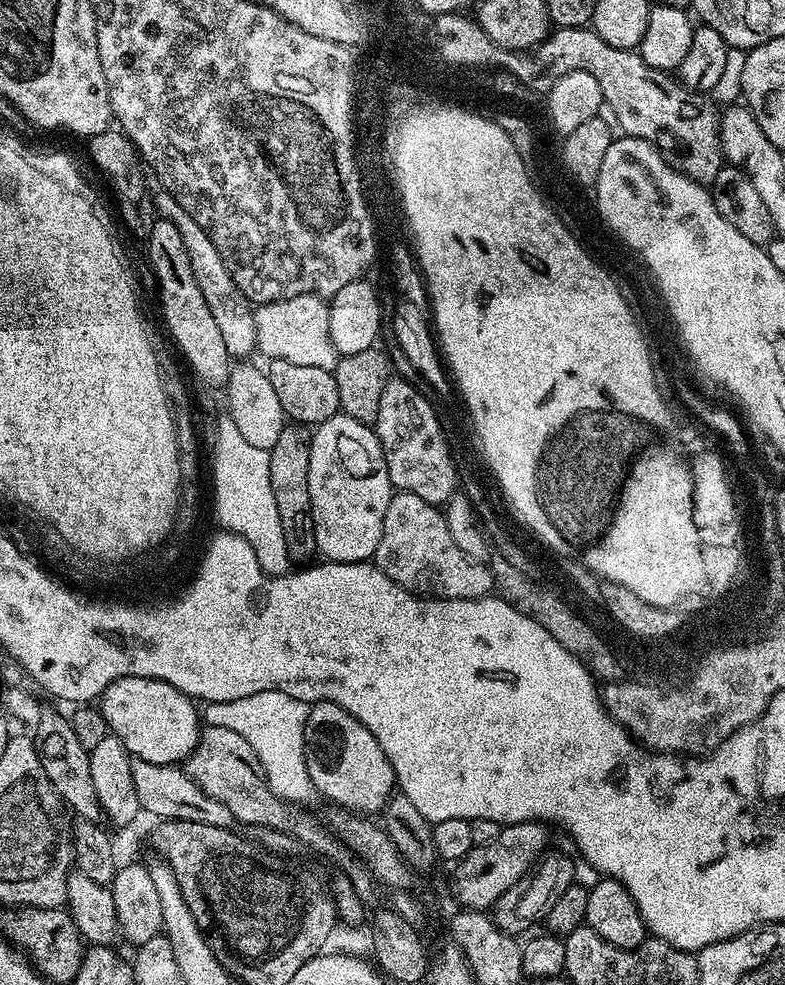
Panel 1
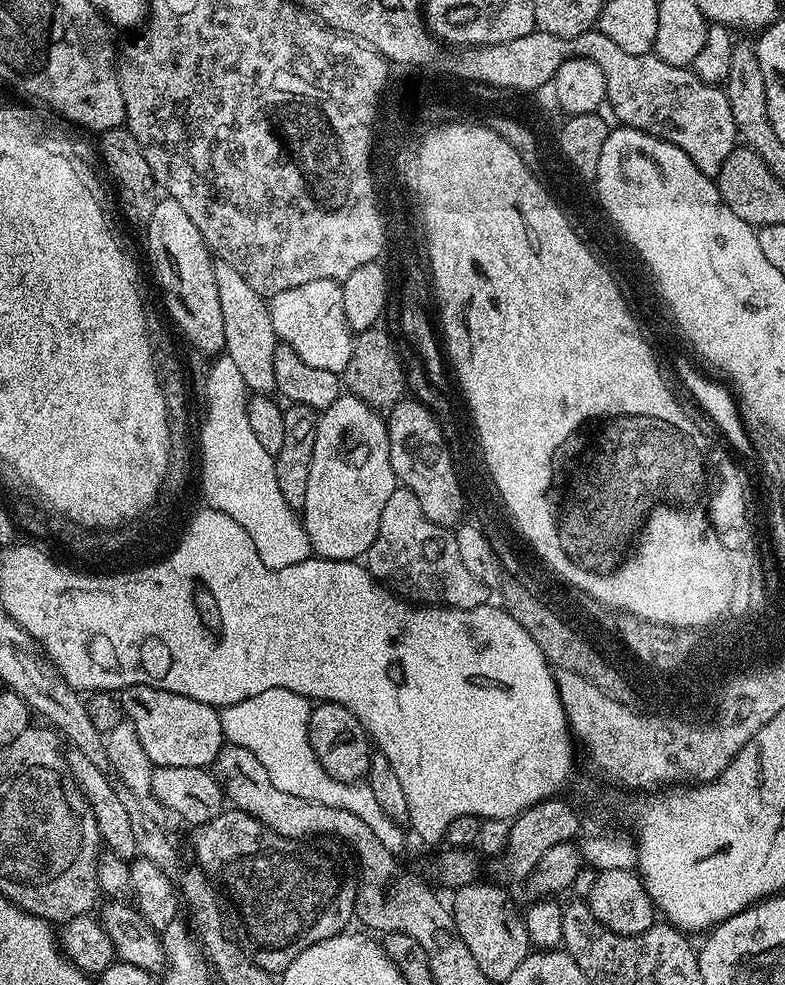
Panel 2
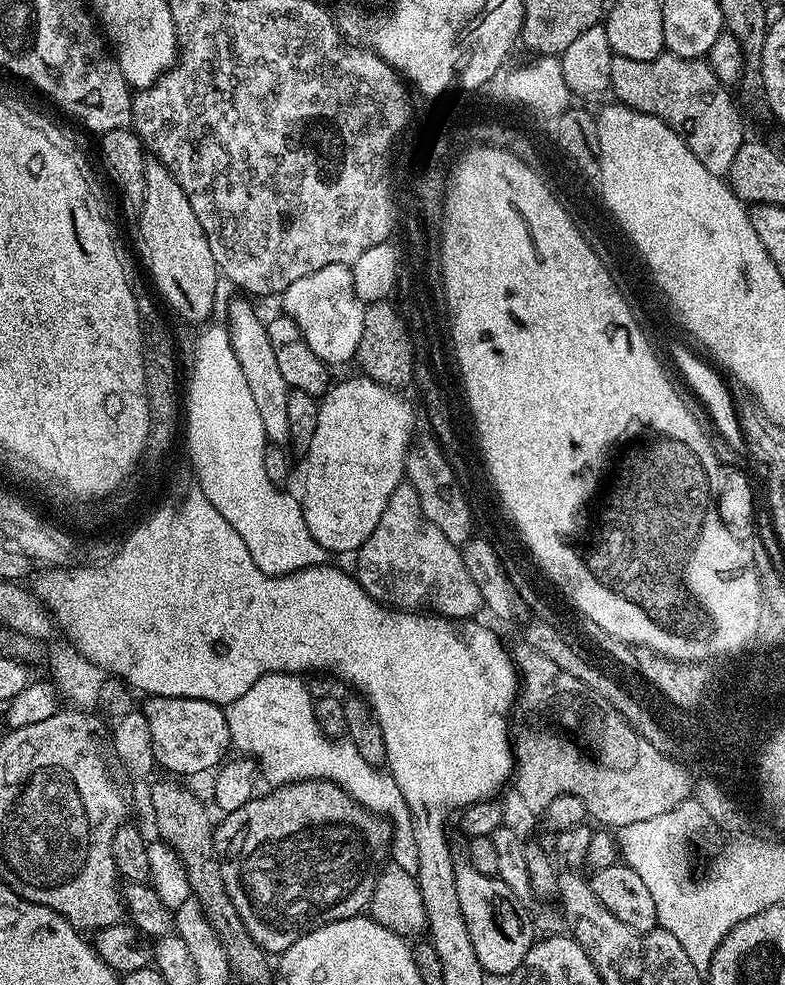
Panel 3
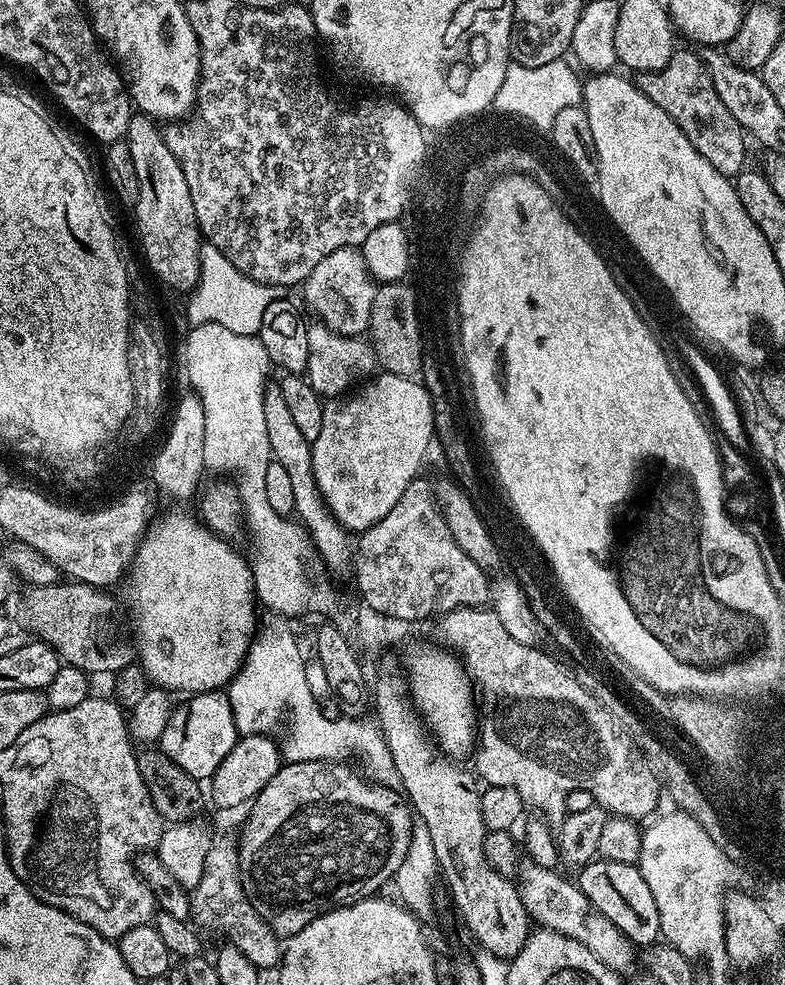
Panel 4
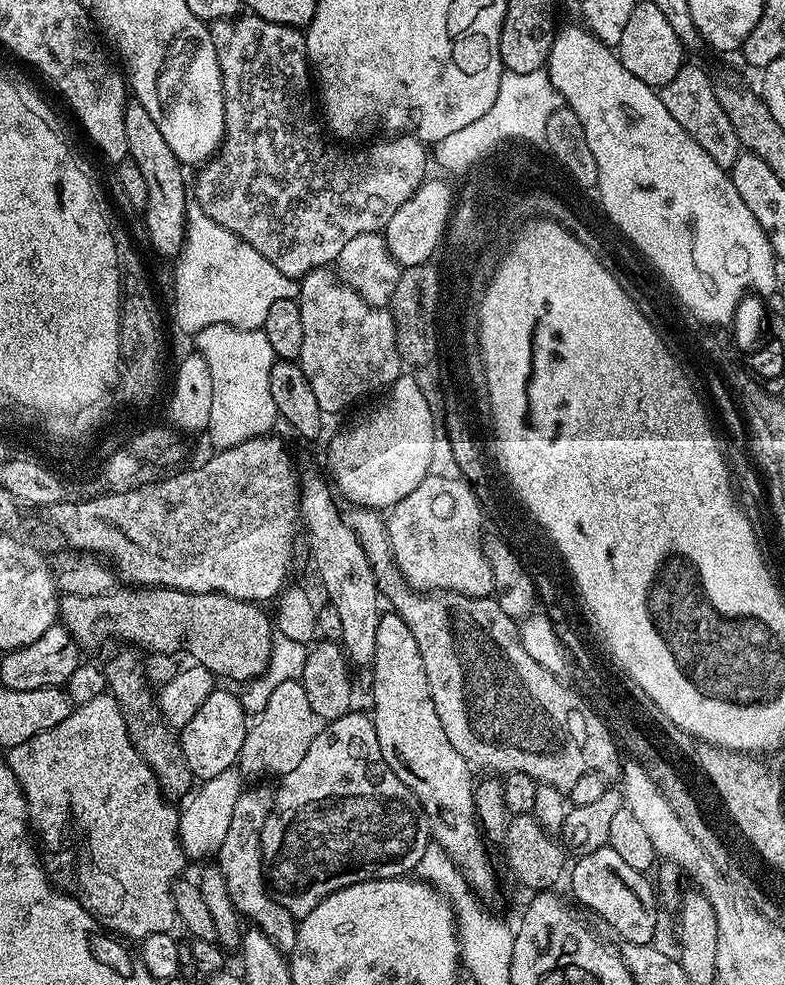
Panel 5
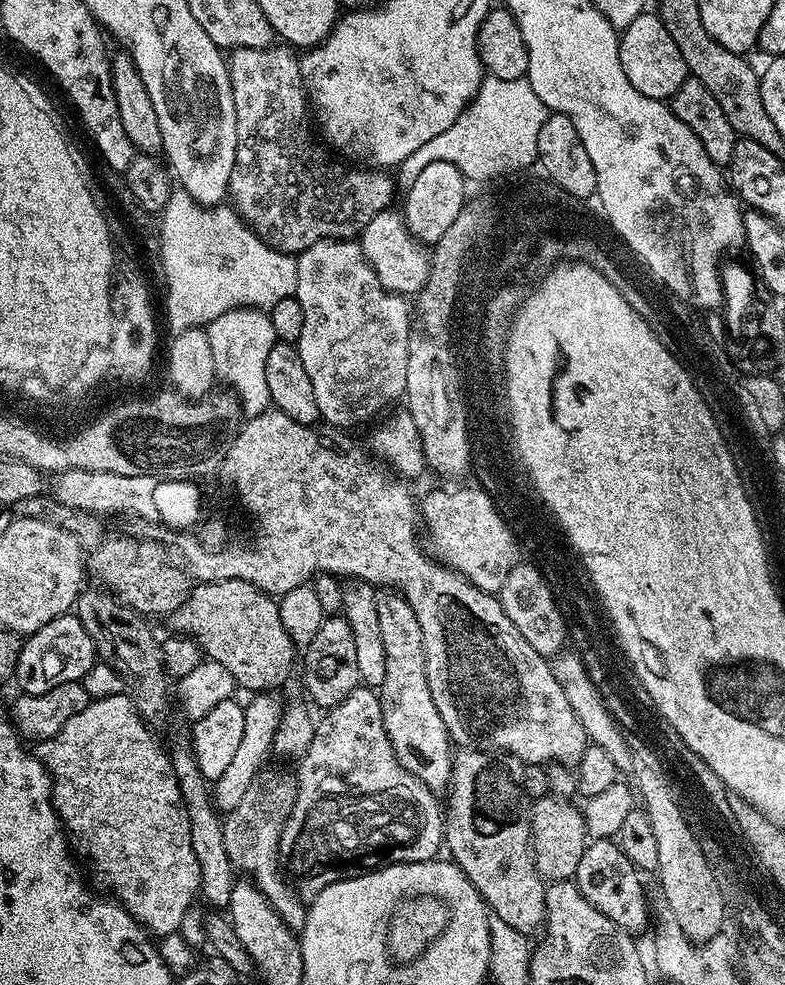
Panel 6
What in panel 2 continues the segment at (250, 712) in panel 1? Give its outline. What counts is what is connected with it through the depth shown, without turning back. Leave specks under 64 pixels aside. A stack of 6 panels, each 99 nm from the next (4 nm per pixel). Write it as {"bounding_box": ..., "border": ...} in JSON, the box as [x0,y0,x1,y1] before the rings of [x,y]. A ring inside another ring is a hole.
{"bounding_box":[219,688,405,854],"border":[[[271,688],[262,690],[262,694],[254,694],[254,698],[246,698],[237,704],[229,704],[219,709],[224,739],[229,744],[237,744],[262,762],[266,766],[266,774],[270,774],[270,782],[278,786],[278,790],[283,790],[285,794],[295,794],[297,798],[306,798],[306,802],[322,802],[322,806],[334,806],[334,810],[350,810],[350,814],[355,814],[370,826],[370,831],[382,841],[382,846],[386,850],[397,854],[403,853],[404,831],[405,829],[386,810],[382,810],[378,798],[374,798],[374,790],[366,782],[349,782],[346,780],[336,780],[333,776],[328,776],[326,770],[318,762],[314,750],[308,741],[308,713],[310,711],[310,701],[307,696],[299,696],[290,690],[281,688]]]}

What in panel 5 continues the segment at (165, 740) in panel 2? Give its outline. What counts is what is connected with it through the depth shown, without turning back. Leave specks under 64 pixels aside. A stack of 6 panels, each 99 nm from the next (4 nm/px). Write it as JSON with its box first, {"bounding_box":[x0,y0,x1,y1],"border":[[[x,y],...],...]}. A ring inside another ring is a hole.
{"bounding_box":[178,690,250,782],"border":[[[213,690],[206,698],[206,702],[198,706],[198,714],[194,714],[194,718],[190,718],[190,722],[186,722],[186,726],[178,732],[182,754],[186,754],[186,762],[190,762],[193,777],[203,782],[214,778],[214,774],[222,774],[222,770],[233,767],[237,763],[239,751],[242,750],[243,739],[246,738],[249,727],[250,720],[245,713],[241,697],[237,693],[235,696],[232,692]]]}

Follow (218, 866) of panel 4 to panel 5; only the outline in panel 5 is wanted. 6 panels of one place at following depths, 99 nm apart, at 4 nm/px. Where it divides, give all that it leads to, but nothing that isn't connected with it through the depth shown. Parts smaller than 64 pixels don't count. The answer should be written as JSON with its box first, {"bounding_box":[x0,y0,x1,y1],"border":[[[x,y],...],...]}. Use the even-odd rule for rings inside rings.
{"bounding_box":[218,788,298,954],"border":[[[248,788],[241,791],[238,802],[234,805],[234,814],[230,817],[230,827],[226,830],[226,838],[222,838],[222,846],[218,853],[218,866],[222,870],[222,878],[226,878],[226,886],[230,886],[230,898],[237,912],[245,921],[260,927],[278,946],[278,950],[290,954],[298,938],[297,917],[286,910],[272,895],[264,874],[264,859],[260,853],[260,835],[264,820],[272,812],[274,792],[268,788]]]}

